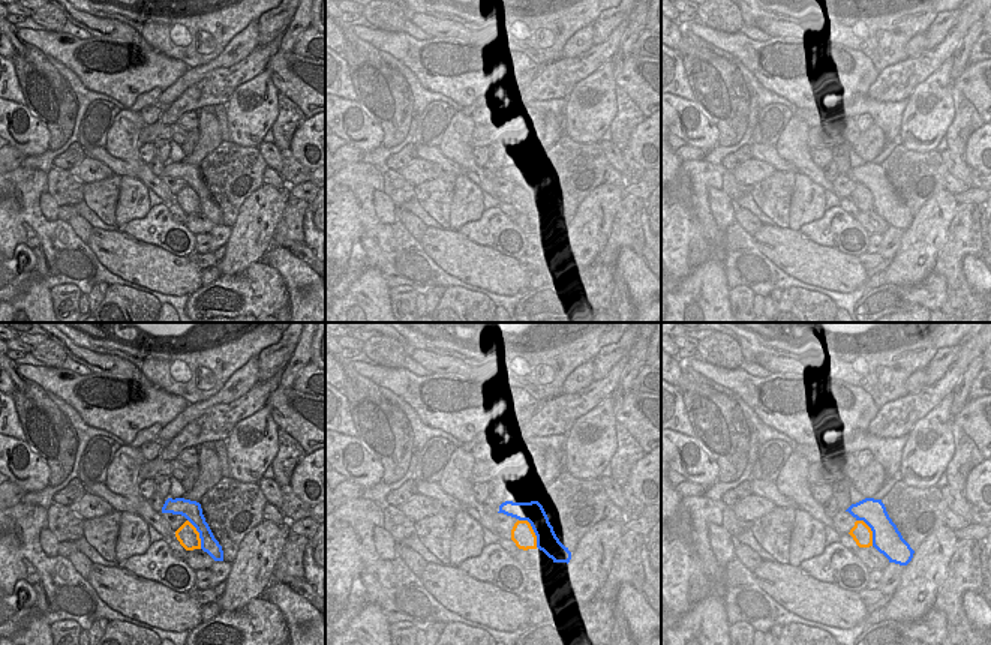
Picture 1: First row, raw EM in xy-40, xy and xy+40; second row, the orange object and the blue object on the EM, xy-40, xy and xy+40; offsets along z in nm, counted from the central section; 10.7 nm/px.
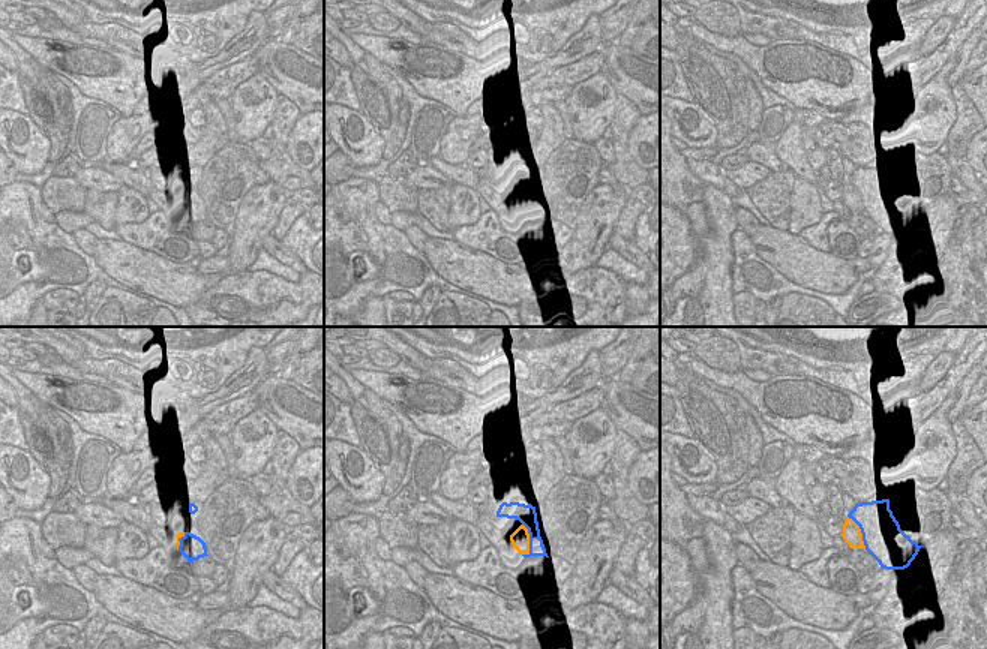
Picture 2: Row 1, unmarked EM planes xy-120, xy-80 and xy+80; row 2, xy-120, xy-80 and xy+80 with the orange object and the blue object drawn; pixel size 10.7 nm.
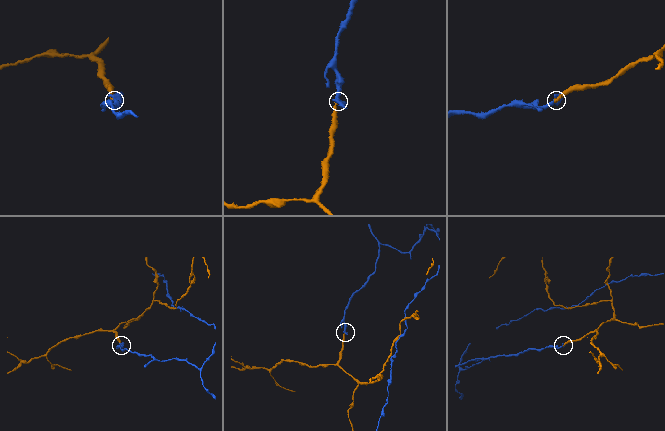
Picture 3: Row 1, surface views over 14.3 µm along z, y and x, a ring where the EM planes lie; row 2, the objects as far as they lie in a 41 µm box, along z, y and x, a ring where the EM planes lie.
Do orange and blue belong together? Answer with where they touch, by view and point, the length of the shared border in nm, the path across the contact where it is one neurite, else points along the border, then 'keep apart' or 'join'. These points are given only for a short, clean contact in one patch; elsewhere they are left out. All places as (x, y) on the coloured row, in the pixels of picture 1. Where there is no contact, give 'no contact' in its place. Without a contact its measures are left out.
xy (532, 530) | 360 nm | join

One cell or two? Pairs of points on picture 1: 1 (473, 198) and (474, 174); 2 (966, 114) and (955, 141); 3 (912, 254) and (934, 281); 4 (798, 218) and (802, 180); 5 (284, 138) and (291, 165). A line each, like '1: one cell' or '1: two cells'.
1: two cells
2: one cell
3: two cells
4: one cell
5: two cells

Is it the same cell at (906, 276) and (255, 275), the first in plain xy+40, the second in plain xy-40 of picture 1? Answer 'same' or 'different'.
different

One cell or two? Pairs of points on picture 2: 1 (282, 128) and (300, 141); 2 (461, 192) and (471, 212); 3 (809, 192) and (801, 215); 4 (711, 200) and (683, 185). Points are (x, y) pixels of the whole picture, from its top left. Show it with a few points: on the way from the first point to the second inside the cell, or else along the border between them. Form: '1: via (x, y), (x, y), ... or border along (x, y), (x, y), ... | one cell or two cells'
1: border along (302, 114), (285, 147) | two cells
2: via (462, 197), (467, 207) | one cell
3: via (806, 198), (806, 209) | one cell
4: via (704, 200), (698, 200), (690, 192) | one cell

